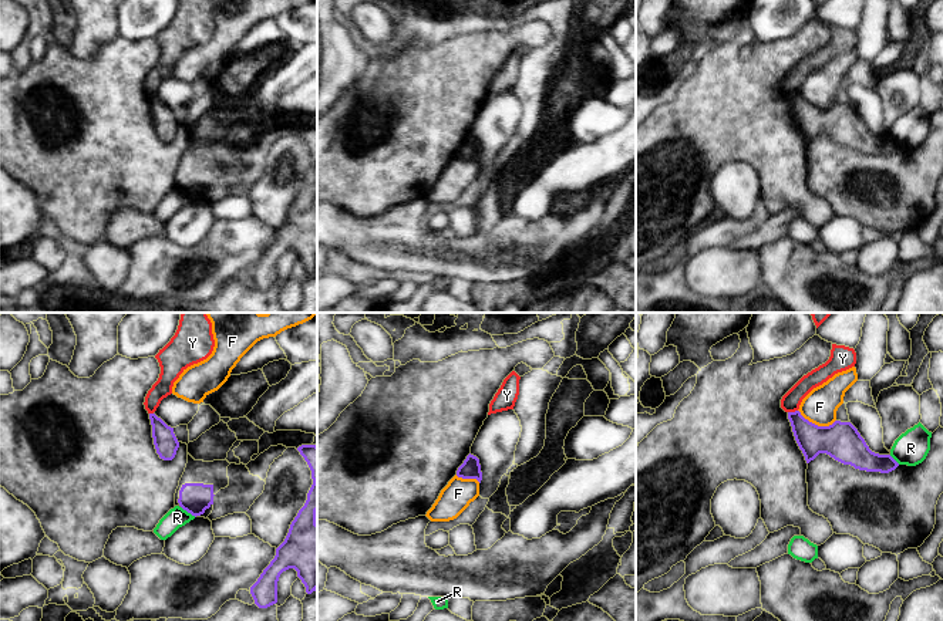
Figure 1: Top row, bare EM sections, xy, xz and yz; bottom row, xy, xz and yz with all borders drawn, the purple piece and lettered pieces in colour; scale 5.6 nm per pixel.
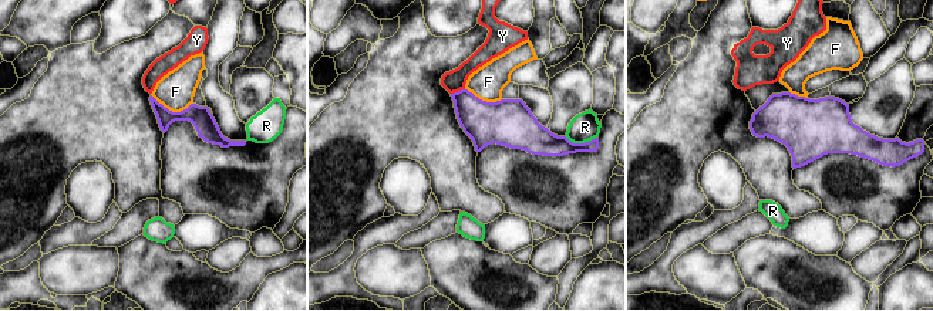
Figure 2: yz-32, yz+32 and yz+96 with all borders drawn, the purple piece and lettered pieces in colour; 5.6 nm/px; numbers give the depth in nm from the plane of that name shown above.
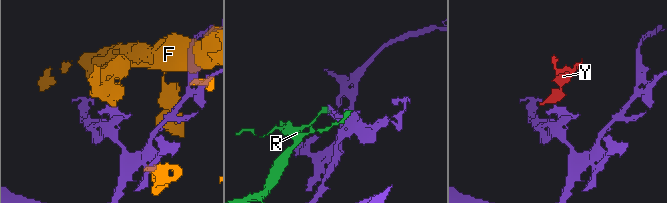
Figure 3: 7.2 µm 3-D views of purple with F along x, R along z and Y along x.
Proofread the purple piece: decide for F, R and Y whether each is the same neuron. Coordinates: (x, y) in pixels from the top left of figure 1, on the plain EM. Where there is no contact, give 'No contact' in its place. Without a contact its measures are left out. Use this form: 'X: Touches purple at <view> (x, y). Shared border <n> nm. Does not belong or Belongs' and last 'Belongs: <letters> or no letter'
F: Touches purple at yz (817, 107). Shared border 220 nm. Does not belong
R: Touches purple at xy (188, 193). Shared border 110 nm. Does not belong
Y: Touches purple at yz (792, 94). Shared border 60 nm. Does not belong
Belongs: no letter

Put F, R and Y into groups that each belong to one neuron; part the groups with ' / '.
F / R / Y

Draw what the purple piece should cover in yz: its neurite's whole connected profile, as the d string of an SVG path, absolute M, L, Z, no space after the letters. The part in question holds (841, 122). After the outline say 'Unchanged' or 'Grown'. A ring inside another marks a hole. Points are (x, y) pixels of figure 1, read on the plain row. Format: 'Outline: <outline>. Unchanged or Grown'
Outline: M799 92L788 94L788 101L806 145L819 135L826 135L843 146L866 153L889 155L899 148L890 136L872 134L851 104L835 102L829 108L818 108Z. Unchanged

